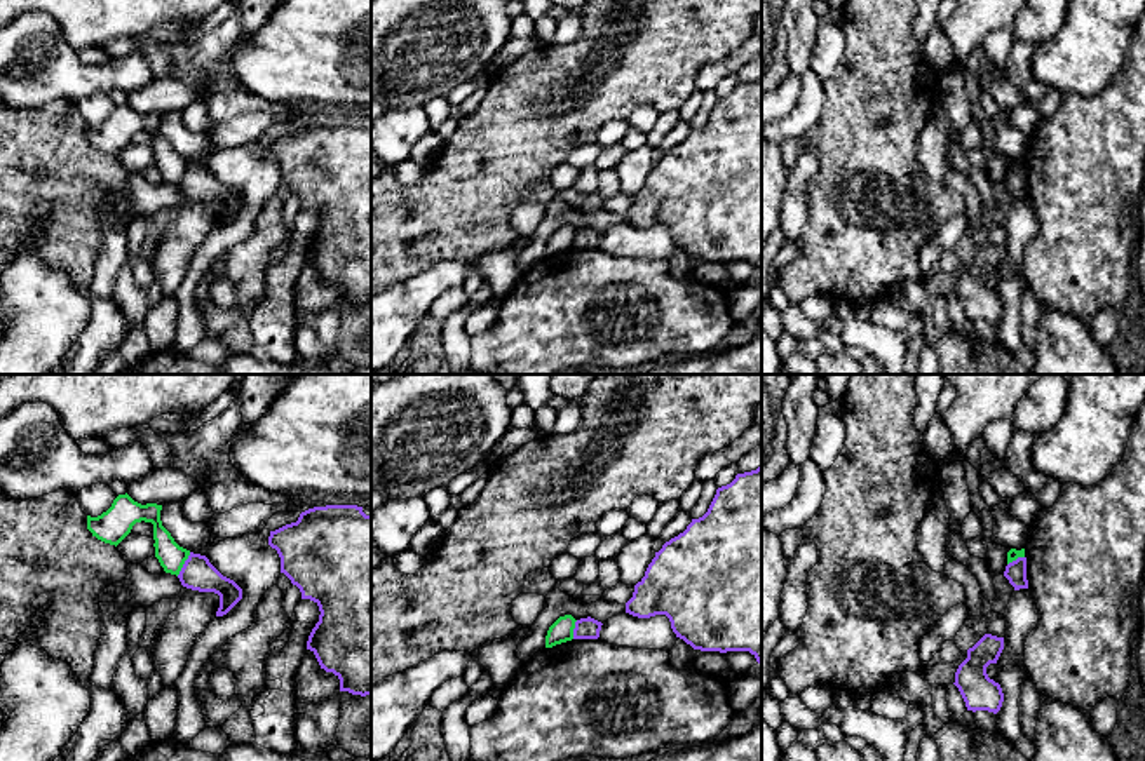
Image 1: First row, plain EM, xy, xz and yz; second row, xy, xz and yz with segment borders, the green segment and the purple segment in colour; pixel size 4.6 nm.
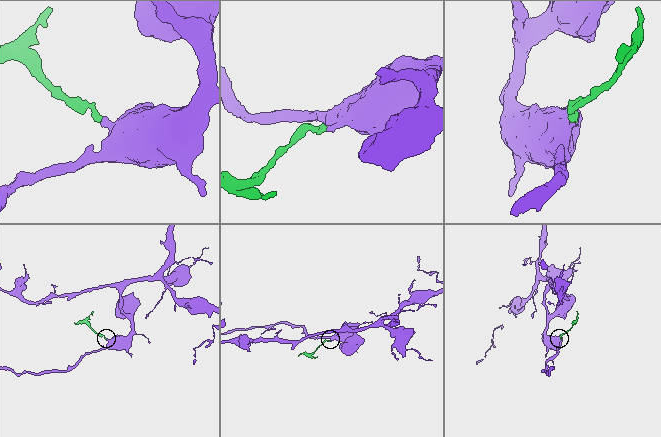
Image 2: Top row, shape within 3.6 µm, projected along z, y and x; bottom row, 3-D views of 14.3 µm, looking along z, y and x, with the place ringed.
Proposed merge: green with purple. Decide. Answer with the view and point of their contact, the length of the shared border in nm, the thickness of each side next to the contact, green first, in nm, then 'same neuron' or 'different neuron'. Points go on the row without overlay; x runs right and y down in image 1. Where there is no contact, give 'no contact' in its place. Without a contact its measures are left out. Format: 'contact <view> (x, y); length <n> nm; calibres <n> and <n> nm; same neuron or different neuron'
contact xy (183, 173); length 130 nm; calibres 120 and 160 nm; different neuron

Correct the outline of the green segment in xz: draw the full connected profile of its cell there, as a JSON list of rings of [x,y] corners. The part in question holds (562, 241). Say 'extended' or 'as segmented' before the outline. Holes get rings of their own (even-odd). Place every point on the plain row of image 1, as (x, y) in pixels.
as segmented | [[[572,225],[559,226],[547,240],[545,258],[572,251],[575,232]]]

